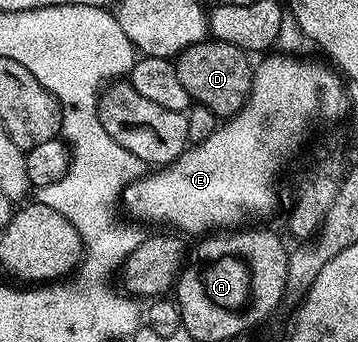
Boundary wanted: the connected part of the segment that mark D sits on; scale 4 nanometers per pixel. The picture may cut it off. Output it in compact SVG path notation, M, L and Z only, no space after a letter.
M207 38L181 52L176 58L174 69L176 74L180 74L180 82L184 90L188 90L194 104L212 110L216 117L229 118L241 112L246 99L250 97L255 69L250 60L251 57L243 48L237 48L223 40Z

